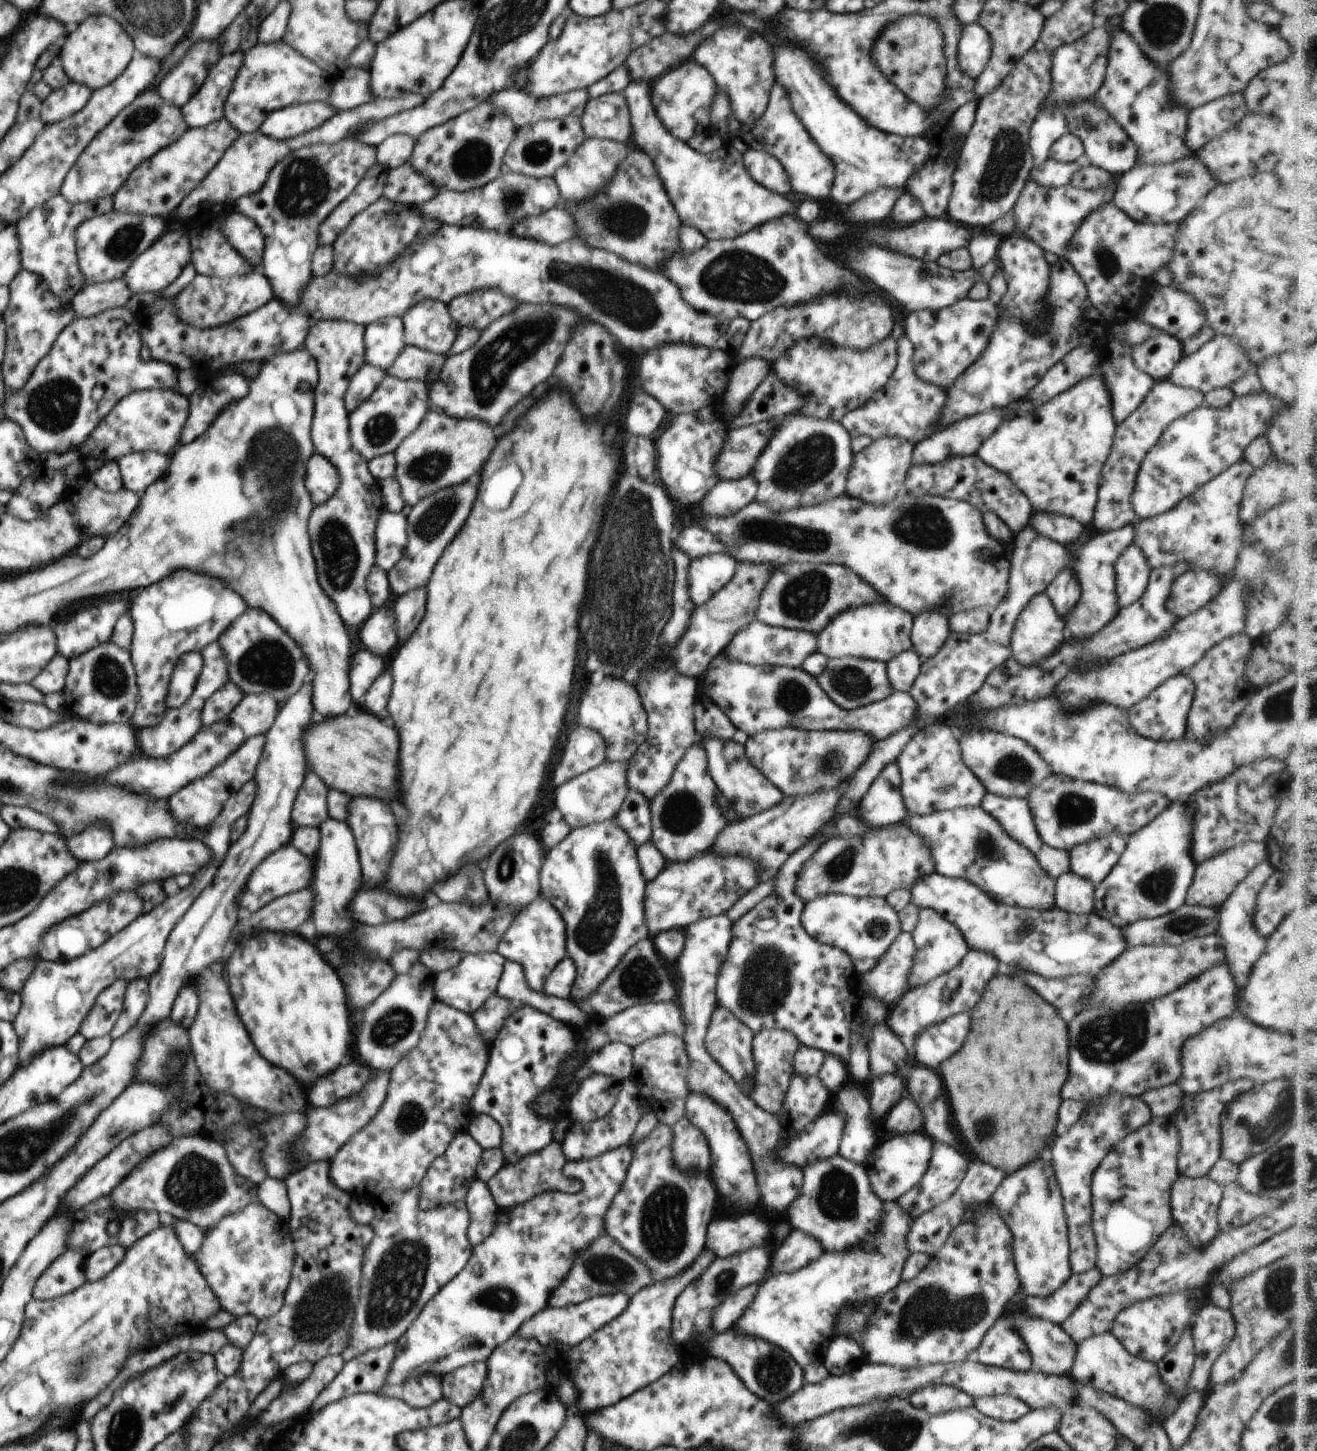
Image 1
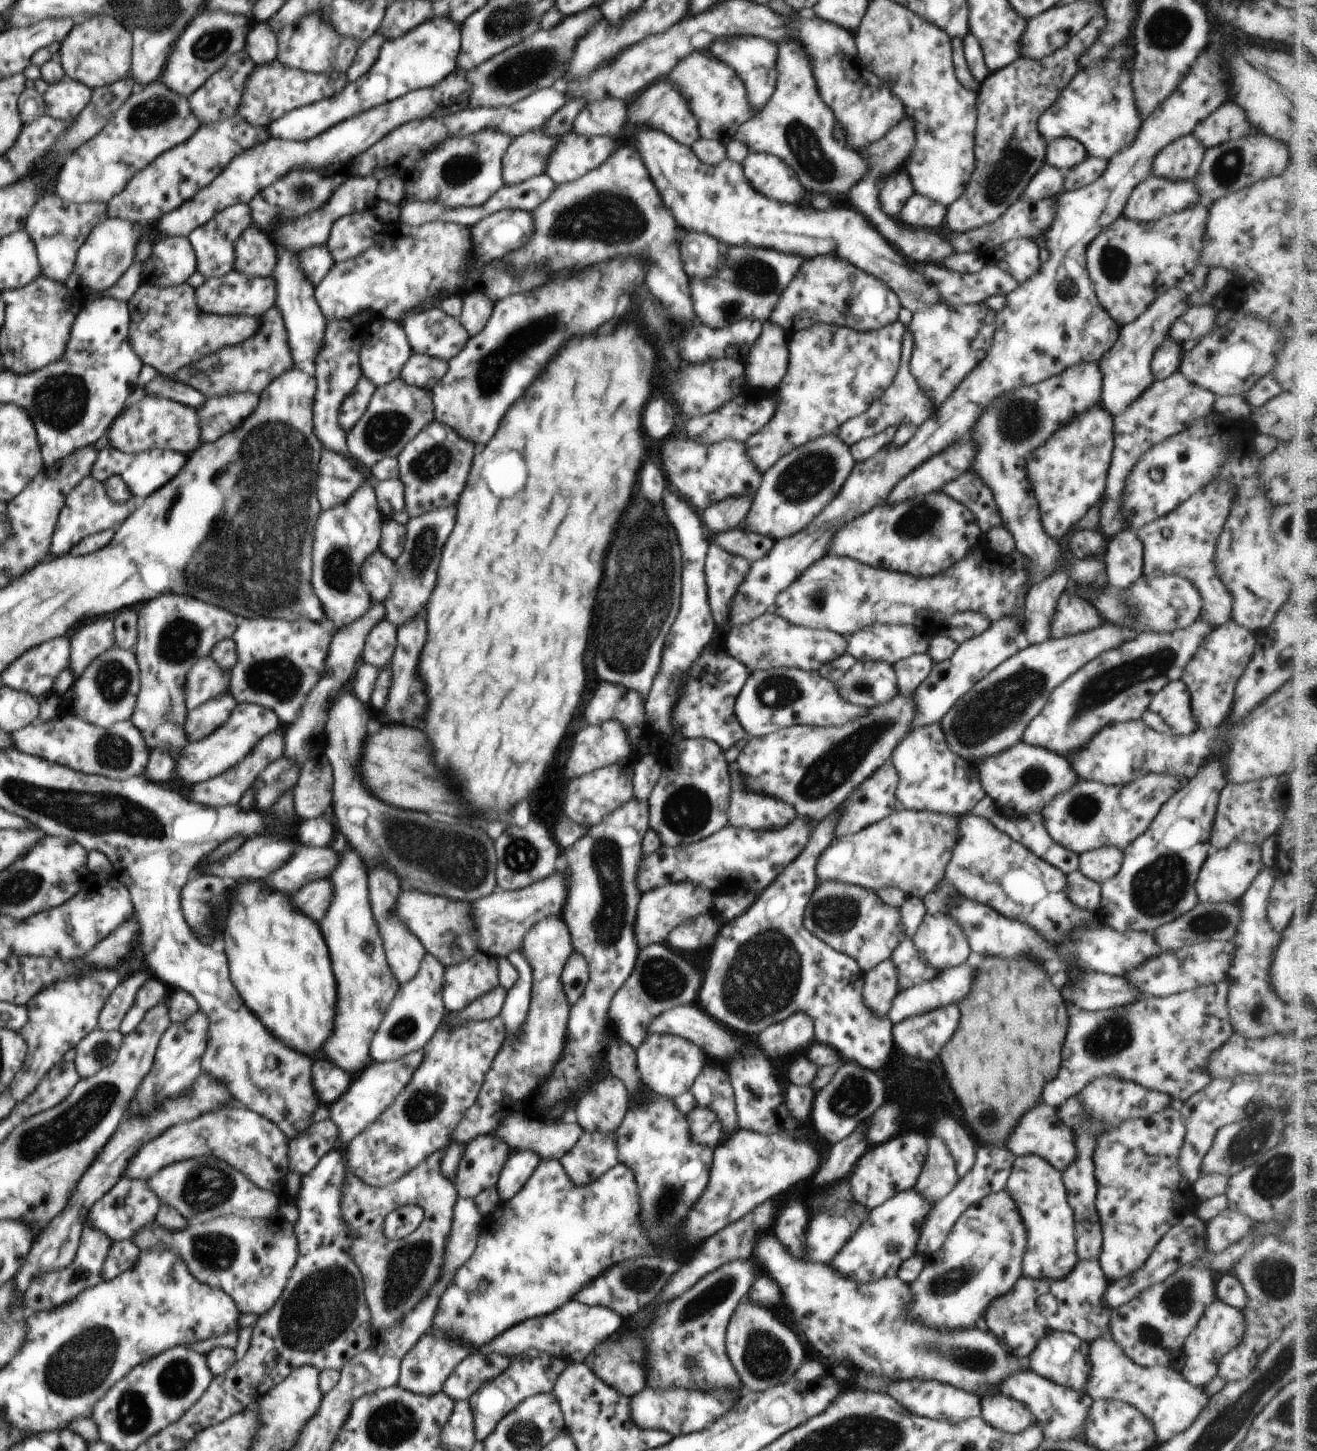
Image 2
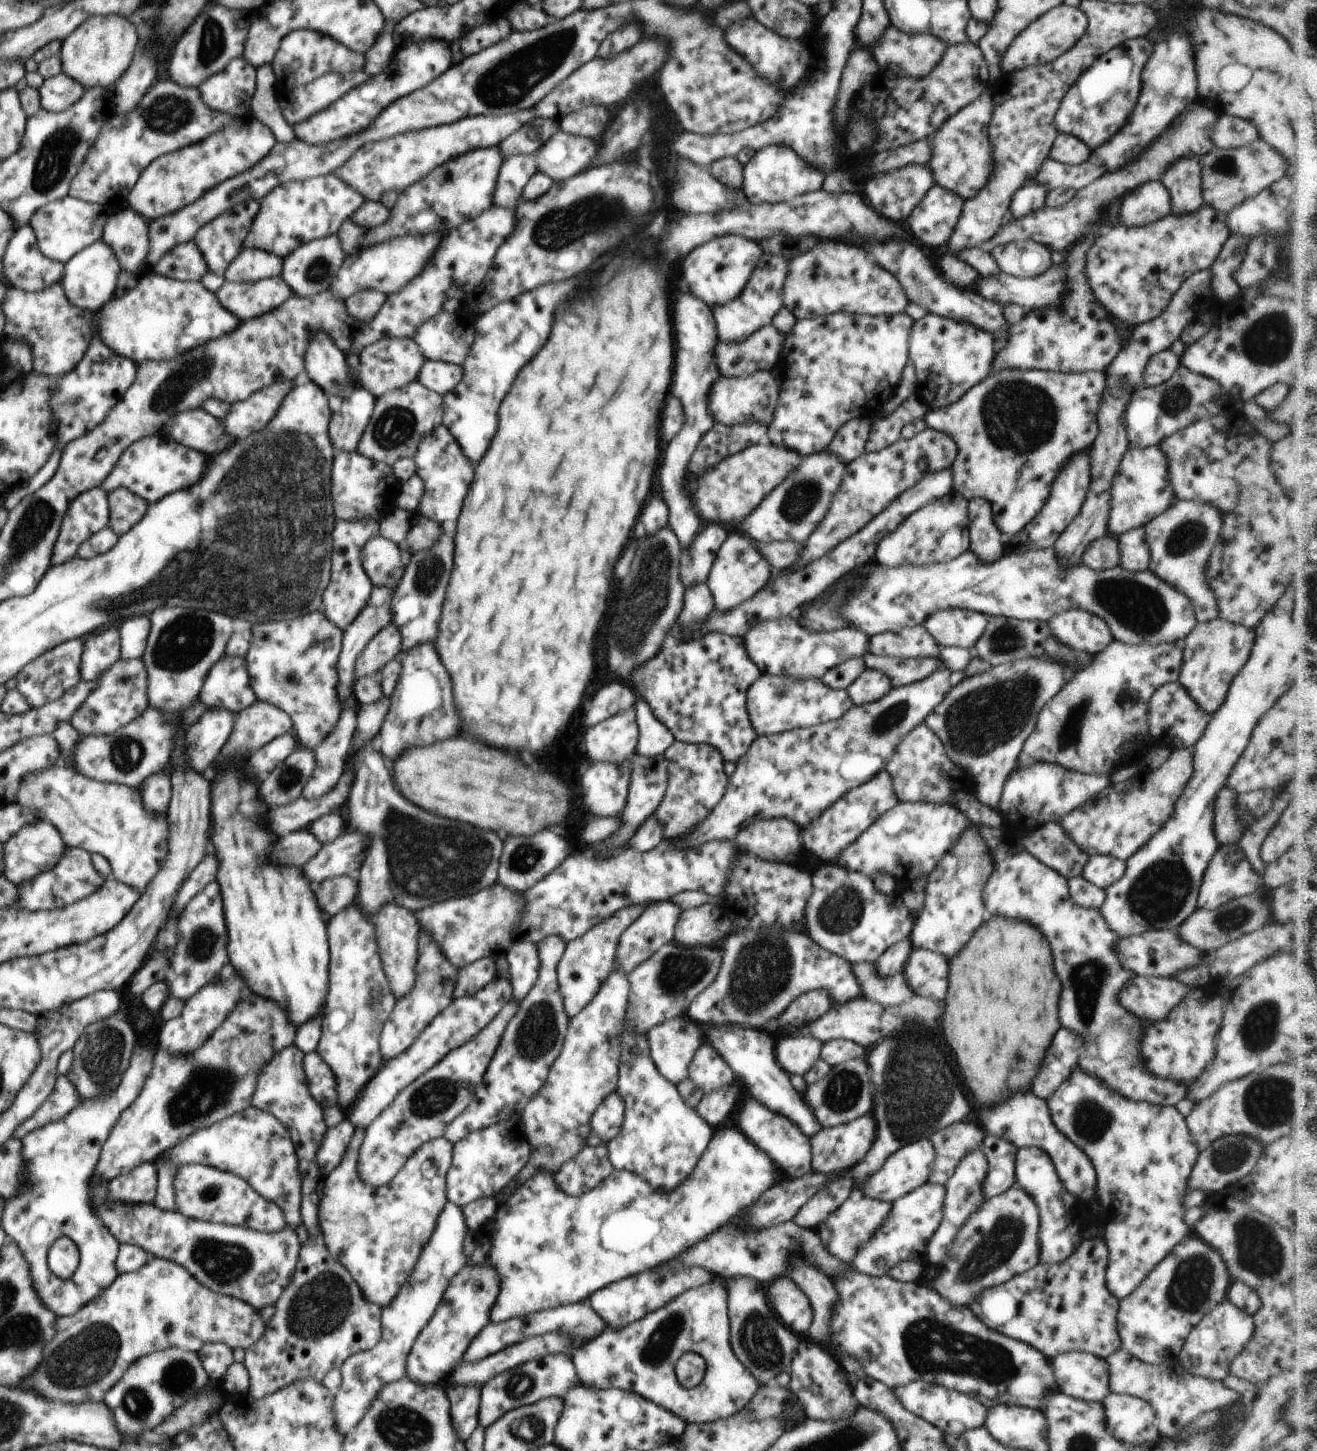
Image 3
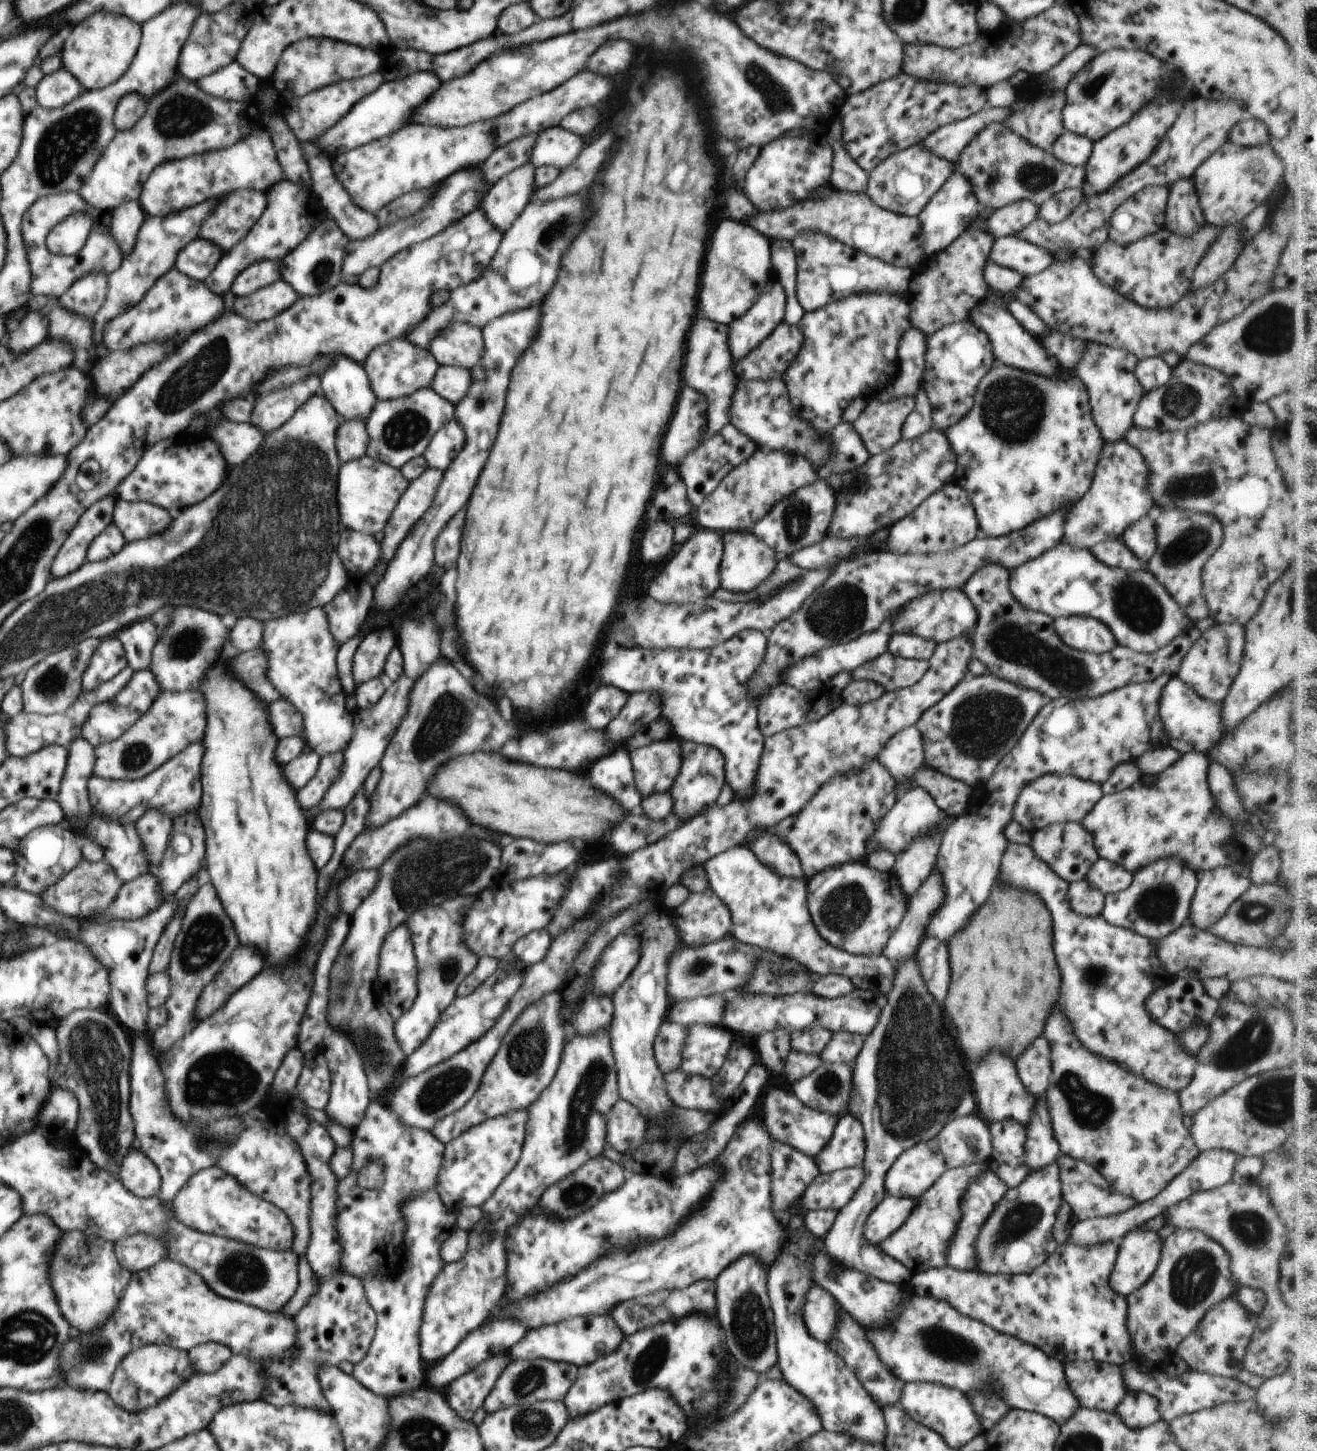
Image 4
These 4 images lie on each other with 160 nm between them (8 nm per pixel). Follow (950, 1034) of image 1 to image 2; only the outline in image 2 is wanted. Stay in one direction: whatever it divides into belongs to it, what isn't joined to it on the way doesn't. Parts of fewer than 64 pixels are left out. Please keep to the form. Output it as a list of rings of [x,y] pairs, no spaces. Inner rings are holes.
[[[956,1006],[936,1007],[930,1012],[894,1023],[892,1038],[912,1058],[932,1060],[954,1032],[958,1018],[960,1012]]]

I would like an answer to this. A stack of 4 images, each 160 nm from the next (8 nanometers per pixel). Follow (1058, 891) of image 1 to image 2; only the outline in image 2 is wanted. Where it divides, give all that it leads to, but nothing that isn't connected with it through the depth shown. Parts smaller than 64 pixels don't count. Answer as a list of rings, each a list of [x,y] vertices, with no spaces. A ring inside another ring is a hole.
[[[1080,870],[1067,875],[1067,895],[1076,906],[1093,913],[1103,899],[1101,884],[1084,876]]]

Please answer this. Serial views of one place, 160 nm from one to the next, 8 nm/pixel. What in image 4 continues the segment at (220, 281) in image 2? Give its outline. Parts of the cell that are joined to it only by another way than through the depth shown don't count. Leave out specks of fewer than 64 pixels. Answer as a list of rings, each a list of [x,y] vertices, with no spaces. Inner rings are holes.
[[[279,279],[272,282],[271,286],[264,286],[246,298],[236,298],[236,304],[232,306],[236,310],[234,314],[244,316],[245,320],[260,323],[282,314],[286,308],[291,308],[298,298],[300,296],[294,288]]]

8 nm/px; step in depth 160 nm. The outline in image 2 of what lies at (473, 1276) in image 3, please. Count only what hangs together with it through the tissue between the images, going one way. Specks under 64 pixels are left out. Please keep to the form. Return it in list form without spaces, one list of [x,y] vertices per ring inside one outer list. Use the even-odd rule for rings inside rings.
[[[428,1330],[402,1359],[398,1385],[411,1390],[414,1394],[426,1396],[436,1394],[443,1390],[445,1380],[454,1368],[473,1352],[475,1351],[460,1341],[449,1339],[444,1335],[435,1335]]]

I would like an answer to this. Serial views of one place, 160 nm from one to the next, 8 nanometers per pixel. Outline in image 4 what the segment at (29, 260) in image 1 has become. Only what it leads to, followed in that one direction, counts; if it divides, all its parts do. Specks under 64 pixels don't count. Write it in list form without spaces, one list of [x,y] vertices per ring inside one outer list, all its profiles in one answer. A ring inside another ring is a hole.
[[[76,212],[66,216],[57,226],[52,226],[48,237],[48,248],[60,256],[75,255],[88,241],[93,228],[93,217],[88,212]]]

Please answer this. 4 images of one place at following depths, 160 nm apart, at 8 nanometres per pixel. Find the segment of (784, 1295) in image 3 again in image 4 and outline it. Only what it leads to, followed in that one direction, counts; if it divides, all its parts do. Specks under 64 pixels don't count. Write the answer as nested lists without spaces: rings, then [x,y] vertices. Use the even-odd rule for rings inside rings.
[[[816,1286],[808,1292],[802,1304],[802,1320],[806,1330],[818,1341],[830,1342],[838,1322],[838,1302],[826,1290]]]

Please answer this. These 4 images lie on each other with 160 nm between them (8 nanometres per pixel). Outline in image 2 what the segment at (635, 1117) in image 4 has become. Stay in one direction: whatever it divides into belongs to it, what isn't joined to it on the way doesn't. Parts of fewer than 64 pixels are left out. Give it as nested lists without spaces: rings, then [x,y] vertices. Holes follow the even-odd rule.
[[[608,1076],[593,1084],[579,1100],[574,1108],[577,1123],[583,1131],[612,1135],[624,1120],[629,1103],[623,1082],[615,1076]]]

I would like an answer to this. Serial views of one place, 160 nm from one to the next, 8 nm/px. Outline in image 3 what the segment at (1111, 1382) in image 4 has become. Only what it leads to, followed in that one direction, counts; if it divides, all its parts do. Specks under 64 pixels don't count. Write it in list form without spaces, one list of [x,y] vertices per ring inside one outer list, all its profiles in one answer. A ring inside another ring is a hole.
[[[1072,1350],[1050,1360],[1054,1380],[1064,1394],[1102,1403],[1110,1393],[1109,1372],[1106,1359],[1090,1352]]]

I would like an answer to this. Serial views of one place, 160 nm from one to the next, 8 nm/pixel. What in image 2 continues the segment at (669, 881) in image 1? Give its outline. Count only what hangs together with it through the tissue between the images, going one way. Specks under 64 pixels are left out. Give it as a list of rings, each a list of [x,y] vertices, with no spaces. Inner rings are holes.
[[[670,883],[645,892],[640,899],[633,931],[639,950],[645,946],[666,944],[668,935],[682,922],[692,920],[699,914],[714,912],[713,898],[716,894],[701,885]]]

